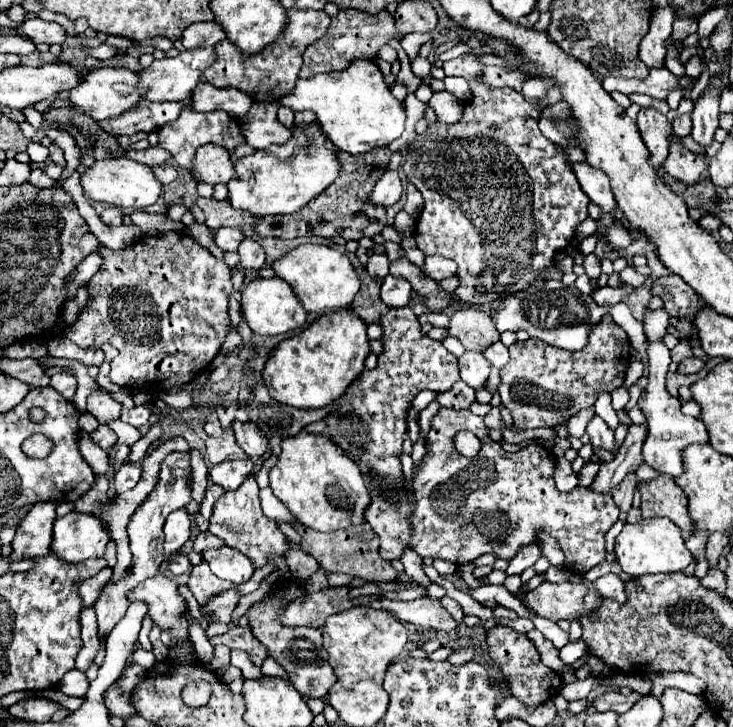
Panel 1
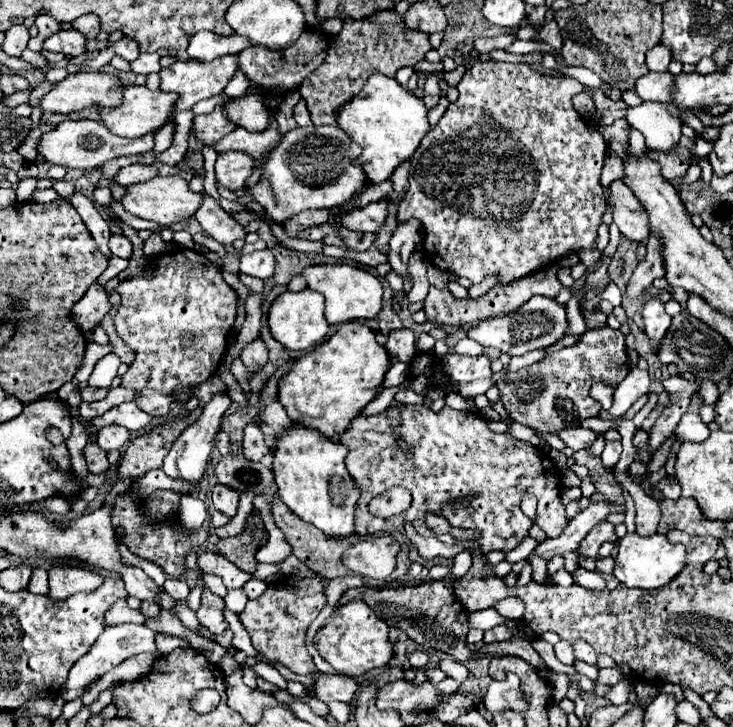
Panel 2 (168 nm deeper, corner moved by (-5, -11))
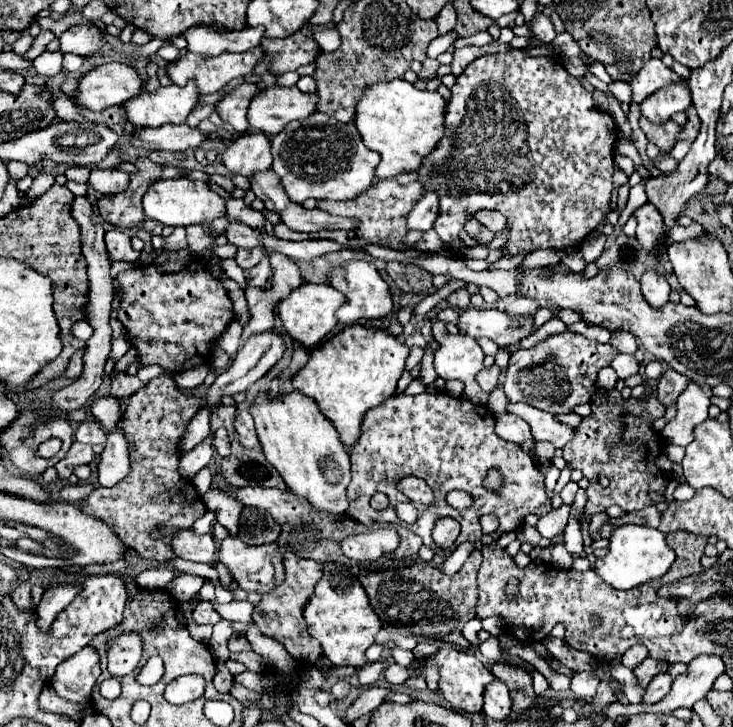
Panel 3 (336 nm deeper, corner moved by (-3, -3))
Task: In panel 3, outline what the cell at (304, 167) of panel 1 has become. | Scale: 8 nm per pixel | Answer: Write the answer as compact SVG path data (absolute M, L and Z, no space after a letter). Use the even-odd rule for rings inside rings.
M314 113L302 121L288 123L272 139L272 155L272 169L280 175L294 203L302 203L308 197L350 201L372 185L374 169L380 163L380 155L362 143L354 123L338 123L326 113Z

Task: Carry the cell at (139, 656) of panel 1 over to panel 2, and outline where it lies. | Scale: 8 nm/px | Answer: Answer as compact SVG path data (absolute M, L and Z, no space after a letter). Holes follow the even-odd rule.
M126 599L116 601L106 613L104 613L104 625L110 623L144 623L146 617L140 611L132 611L126 605Z

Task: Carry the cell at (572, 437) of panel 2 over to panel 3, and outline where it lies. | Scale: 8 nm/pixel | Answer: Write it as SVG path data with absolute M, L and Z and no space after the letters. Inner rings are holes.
M508 403L506 411L512 415L518 415L530 425L534 441L550 441L554 447L564 447L574 435L572 427L554 421L550 413L534 409L526 403Z

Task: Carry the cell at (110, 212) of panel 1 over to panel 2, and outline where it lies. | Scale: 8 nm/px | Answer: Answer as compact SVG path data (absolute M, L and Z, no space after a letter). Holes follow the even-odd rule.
M112 233L110 235L110 251L112 251L112 255L128 259L132 253L132 243L128 241L128 237L124 233Z

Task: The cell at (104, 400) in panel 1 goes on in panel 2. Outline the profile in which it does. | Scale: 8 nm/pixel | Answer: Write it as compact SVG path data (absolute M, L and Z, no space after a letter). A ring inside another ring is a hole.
M106 425L98 431L98 445L104 447L106 451L112 451L112 449L120 449L124 447L126 443L130 441L130 431L126 427L120 427L120 425Z

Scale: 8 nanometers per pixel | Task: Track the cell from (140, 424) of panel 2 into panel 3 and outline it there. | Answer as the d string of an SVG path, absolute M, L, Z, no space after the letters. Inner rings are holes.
M112 371L110 373L110 393L118 399L130 397L132 393L142 387L142 381L136 375L128 375L126 371Z

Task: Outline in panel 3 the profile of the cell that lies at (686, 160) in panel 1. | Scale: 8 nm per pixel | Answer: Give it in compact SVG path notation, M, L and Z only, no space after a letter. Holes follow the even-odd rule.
M640 119L640 127L642 127L642 131L646 133L646 137L650 139L650 143L654 143L654 145L658 145L660 147L660 155L656 157L656 161L654 163L658 163L658 159L666 153L666 151L670 151L672 149L672 145L676 143L676 135L678 135L678 131L680 131L680 125L676 123L676 121L666 121L666 123L660 123L660 125L654 125L654 123L650 123L648 119Z

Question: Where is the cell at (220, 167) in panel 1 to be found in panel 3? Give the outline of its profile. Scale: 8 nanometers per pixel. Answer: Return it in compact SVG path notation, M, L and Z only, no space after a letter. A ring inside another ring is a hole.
M248 131L228 145L222 161L234 175L250 177L256 171L266 171L272 165L270 139L260 131Z

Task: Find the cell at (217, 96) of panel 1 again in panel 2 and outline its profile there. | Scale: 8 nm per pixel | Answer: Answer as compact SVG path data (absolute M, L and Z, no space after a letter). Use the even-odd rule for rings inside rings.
M246 93L242 97L228 99L222 103L222 107L228 119L238 127L244 127L248 131L264 131L268 127L270 111L262 103L262 95L258 93Z

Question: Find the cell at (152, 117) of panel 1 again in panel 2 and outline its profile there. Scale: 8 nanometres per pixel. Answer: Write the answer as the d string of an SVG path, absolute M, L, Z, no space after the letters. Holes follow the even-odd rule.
M64 121L54 131L42 135L42 143L38 151L46 157L46 161L54 165L64 165L80 171L92 171L98 165L102 165L108 159L122 157L122 155L140 155L146 151L152 151L154 147L154 133L142 135L140 139L124 139L118 135L112 135L102 123L98 121Z

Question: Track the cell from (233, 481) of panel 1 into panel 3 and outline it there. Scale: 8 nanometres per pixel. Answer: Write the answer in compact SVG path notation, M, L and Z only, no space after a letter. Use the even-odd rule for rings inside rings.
M210 489L206 495L202 495L202 501L206 503L208 509L216 513L218 523L226 527L232 537L238 537L238 519L244 505L238 503L232 495L218 489Z

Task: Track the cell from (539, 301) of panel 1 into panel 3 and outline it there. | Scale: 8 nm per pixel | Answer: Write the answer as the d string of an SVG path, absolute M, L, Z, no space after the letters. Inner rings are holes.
M466 309L458 317L458 329L466 335L488 337L500 347L508 347L524 339L532 331L532 317L508 317L498 309Z

